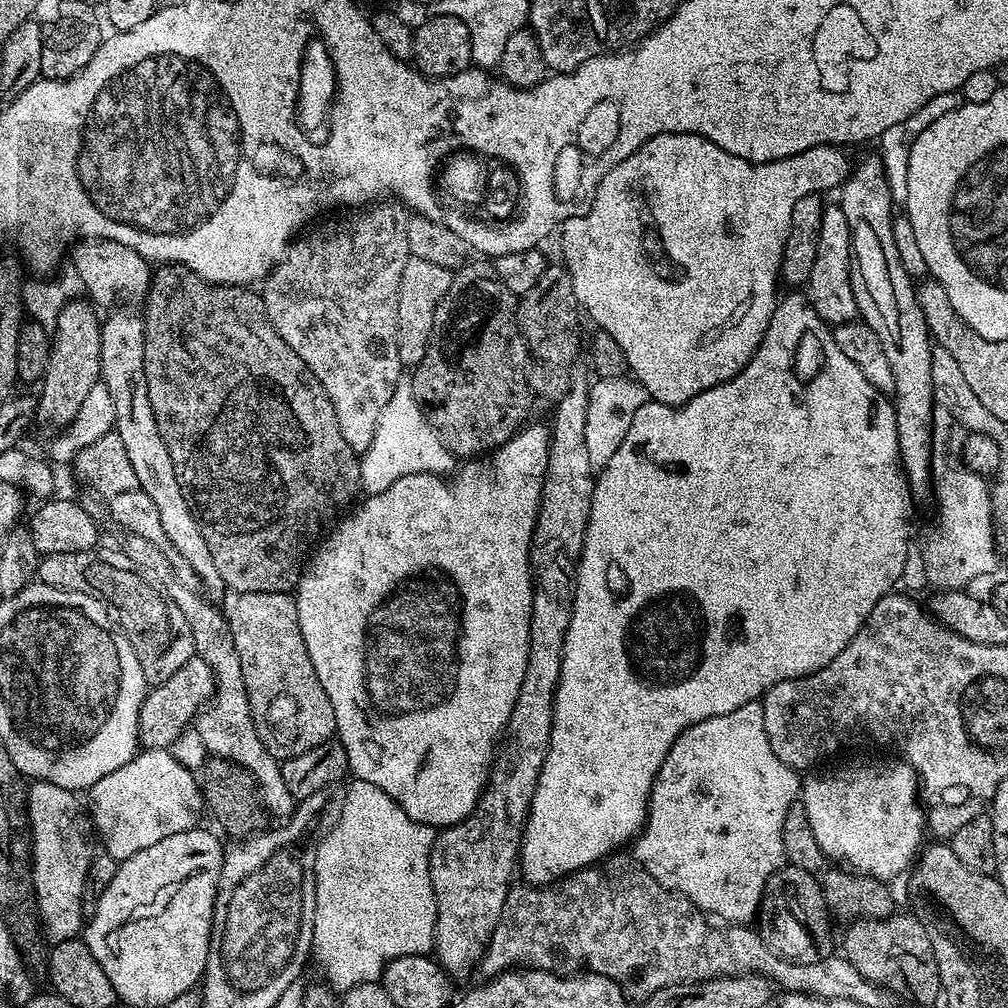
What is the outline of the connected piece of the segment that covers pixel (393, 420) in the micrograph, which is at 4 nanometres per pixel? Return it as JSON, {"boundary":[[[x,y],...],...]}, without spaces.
{"boundary":[[[401,374],[394,394],[390,394],[390,402],[382,406],[382,418],[378,418],[378,430],[374,430],[374,442],[370,442],[370,446],[362,454],[361,481],[380,480],[379,487],[385,488],[406,474],[451,473],[452,463],[454,463],[452,451],[444,445],[440,433],[432,427],[424,409],[414,398],[411,375]]]}

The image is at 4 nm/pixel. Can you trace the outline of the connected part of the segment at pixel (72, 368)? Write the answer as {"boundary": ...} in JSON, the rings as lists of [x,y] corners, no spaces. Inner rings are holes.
{"boundary":[[[87,299],[72,300],[56,319],[56,327],[51,329],[50,362],[46,374],[38,388],[38,420],[44,424],[53,424],[53,429],[63,430],[78,414],[82,401],[90,395],[90,390],[101,383],[100,341],[101,317],[97,309]]]}

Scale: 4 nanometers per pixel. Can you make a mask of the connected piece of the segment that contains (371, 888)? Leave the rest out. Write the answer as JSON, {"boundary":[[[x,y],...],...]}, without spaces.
{"boundary":[[[353,779],[344,789],[346,803],[342,806],[342,818],[330,834],[316,845],[316,909],[314,910],[314,934],[312,935],[312,956],[314,964],[324,971],[323,979],[333,989],[347,990],[359,984],[377,983],[384,975],[384,967],[394,958],[403,956],[426,956],[436,947],[436,895],[430,882],[430,853],[436,840],[436,832],[430,826],[414,822],[400,806],[378,786],[370,786],[370,782]]]}

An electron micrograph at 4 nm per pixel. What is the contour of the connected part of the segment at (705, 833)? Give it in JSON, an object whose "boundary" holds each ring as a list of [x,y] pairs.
{"boundary":[[[751,700],[746,702],[742,706],[738,706],[734,710],[730,710],[730,714],[722,714],[721,716],[715,716],[714,718],[706,718],[702,722],[698,722],[694,726],[690,726],[684,731],[680,737],[674,742],[674,746],[670,746],[670,754],[666,754],[666,758],[662,762],[662,766],[658,770],[656,775],[656,781],[652,787],[652,795],[648,797],[648,819],[644,822],[644,829],[641,830],[640,835],[636,837],[634,841],[634,858],[640,863],[644,869],[649,872],[655,880],[663,886],[663,888],[669,888],[672,892],[678,892],[680,895],[685,896],[690,903],[695,904],[701,912],[708,913],[709,917],[719,918],[721,921],[727,922],[732,926],[744,926],[749,922],[757,919],[760,902],[764,898],[764,888],[768,884],[768,880],[773,874],[776,873],[779,868],[785,863],[784,859],[784,847],[782,846],[782,822],[786,822],[786,810],[790,810],[790,806],[797,803],[798,797],[802,792],[802,780],[798,775],[797,769],[786,767],[783,762],[778,758],[778,754],[774,754],[774,750],[770,746],[770,738],[766,738],[766,722],[764,721],[764,705],[760,700]]]}

